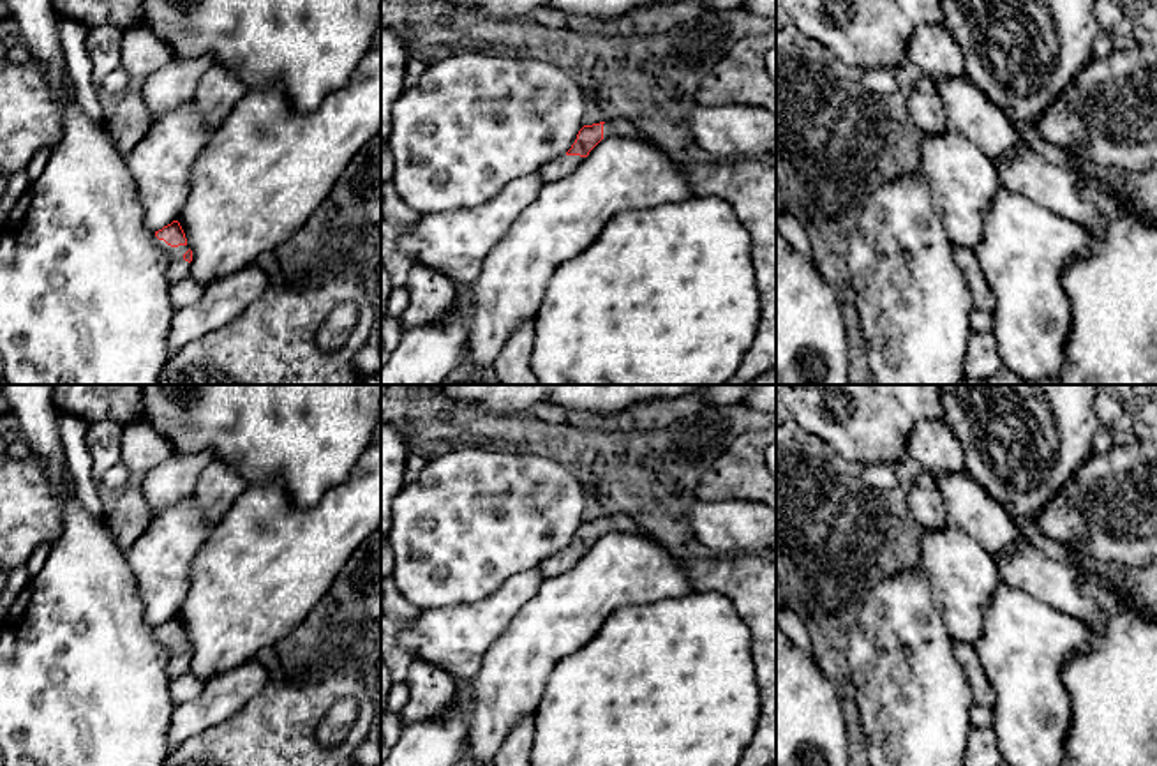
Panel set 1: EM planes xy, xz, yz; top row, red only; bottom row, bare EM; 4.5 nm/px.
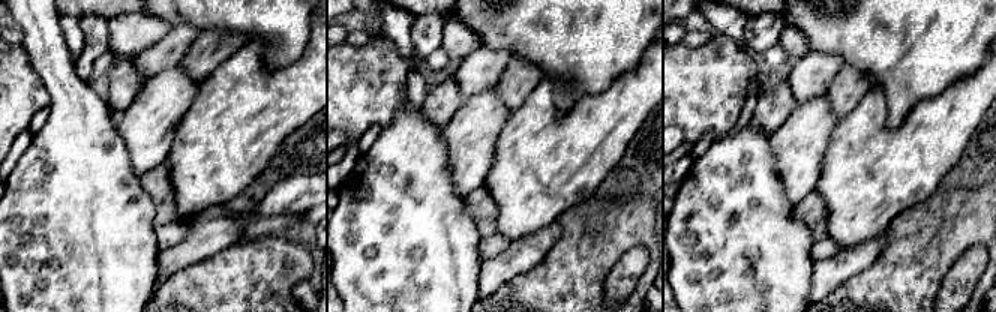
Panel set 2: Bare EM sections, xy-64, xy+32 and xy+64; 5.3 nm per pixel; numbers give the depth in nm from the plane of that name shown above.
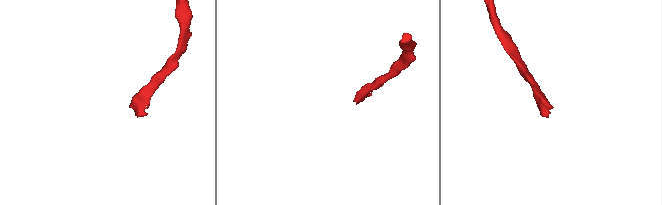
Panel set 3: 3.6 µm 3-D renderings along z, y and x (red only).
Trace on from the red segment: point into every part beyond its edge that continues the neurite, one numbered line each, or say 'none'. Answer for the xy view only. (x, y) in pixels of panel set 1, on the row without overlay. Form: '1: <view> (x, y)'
1: xy (179, 664)

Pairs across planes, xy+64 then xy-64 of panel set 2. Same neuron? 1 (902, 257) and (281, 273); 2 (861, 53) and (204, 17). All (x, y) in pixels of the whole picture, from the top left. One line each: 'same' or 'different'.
1: same
2: same

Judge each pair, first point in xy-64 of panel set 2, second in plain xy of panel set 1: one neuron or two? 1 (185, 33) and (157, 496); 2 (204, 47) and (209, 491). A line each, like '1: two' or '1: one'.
1: one
2: one

